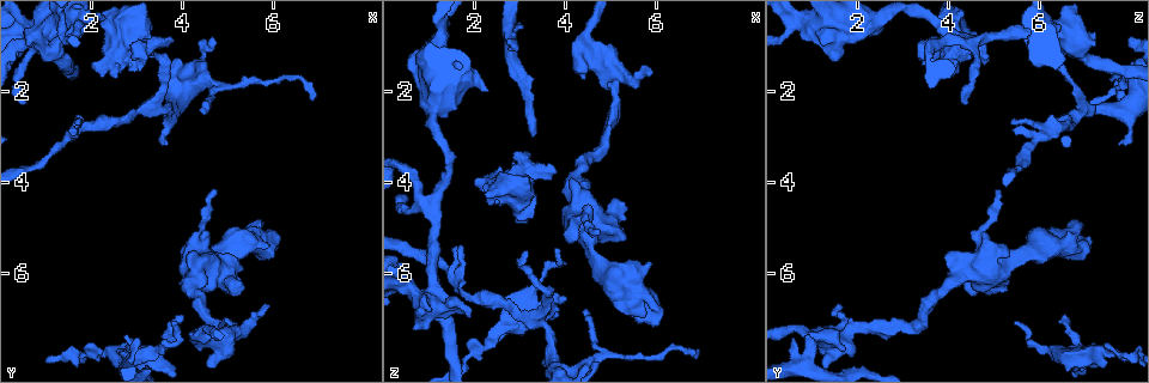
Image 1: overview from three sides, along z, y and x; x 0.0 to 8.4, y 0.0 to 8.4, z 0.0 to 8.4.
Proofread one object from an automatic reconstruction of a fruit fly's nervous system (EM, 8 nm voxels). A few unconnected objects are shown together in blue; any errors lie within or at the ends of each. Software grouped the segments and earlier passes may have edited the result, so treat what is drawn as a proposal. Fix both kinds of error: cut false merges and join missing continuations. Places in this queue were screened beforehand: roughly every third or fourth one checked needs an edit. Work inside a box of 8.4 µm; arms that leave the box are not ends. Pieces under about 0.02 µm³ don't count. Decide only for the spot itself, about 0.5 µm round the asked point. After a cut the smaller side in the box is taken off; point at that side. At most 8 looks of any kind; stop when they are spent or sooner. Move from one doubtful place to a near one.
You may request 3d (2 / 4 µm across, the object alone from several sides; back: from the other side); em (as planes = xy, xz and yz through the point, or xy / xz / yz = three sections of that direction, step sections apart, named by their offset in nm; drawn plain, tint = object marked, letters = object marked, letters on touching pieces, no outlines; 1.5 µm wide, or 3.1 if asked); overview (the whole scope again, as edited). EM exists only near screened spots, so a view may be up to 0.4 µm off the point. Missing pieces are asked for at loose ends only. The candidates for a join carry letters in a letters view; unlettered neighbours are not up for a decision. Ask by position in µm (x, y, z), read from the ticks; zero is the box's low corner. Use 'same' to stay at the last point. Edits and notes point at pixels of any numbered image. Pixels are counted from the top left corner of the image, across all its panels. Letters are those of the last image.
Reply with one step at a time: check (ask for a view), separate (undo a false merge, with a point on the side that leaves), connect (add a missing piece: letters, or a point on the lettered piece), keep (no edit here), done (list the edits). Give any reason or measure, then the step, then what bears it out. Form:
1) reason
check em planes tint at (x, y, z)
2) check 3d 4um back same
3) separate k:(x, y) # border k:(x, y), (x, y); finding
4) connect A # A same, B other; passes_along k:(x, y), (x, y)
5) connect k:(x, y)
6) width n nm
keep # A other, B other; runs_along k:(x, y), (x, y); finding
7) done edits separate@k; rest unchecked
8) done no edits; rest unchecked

tapers out
check em planes plain at (6.80, 2.25, 7.85)

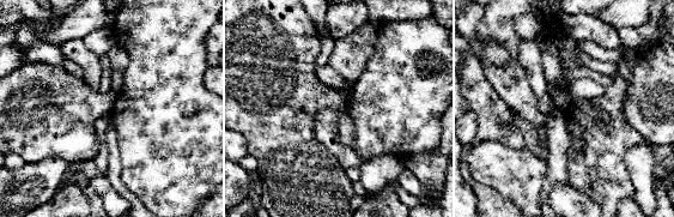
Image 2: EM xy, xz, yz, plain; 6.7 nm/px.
what lies round it
check em planes letters same

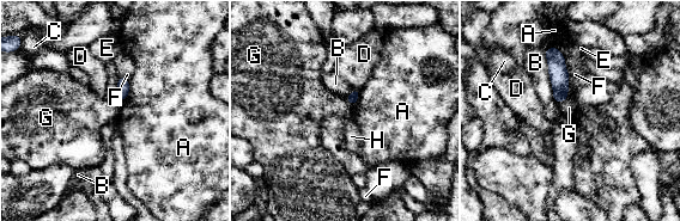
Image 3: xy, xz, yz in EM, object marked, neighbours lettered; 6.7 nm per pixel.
width 80 nm
keep # A other, B other, C other, D other, E other, F other, G other, H other; border 3:(569, 97), (558, 104); none of them fits

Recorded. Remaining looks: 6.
check 3d 4um at (2.05, 1.45, 4.10)

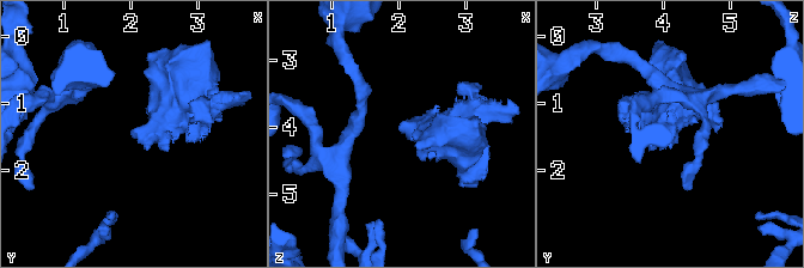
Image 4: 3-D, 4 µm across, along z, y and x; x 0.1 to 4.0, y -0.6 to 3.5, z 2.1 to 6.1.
check em xz step 8 letters at (2.00, 1.50, 4.10)

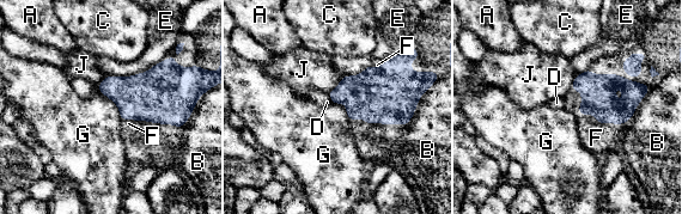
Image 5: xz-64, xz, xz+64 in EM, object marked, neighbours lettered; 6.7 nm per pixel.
check em planes letters same

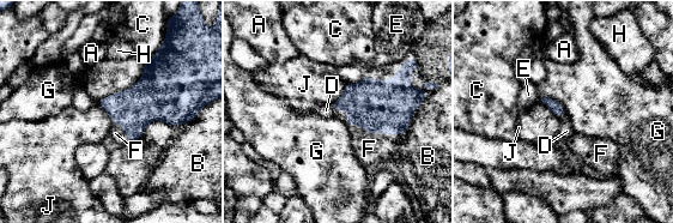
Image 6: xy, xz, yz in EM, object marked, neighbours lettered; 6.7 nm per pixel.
longest_contact G 420 nm
connect F # A other, B other, C other, D other, E other, F same, G other, H other, J other; it goes on there

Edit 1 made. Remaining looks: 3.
free end
check em xy step 8 tint at (4.70, 0.95, 8.00)

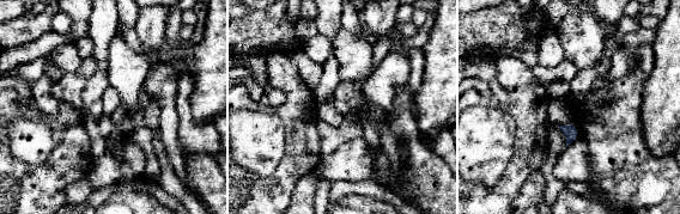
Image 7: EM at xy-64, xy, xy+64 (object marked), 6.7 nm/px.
check em planes letters same

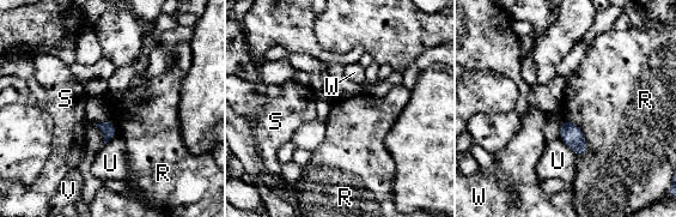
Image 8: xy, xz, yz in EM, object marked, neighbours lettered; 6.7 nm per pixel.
width 90 nm
keep # R other, S other, U other, V other, W other; border 8:(561, 120), (582, 131), (582, 156); none of them fits

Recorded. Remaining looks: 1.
done edits connect@6; rest unchecked

